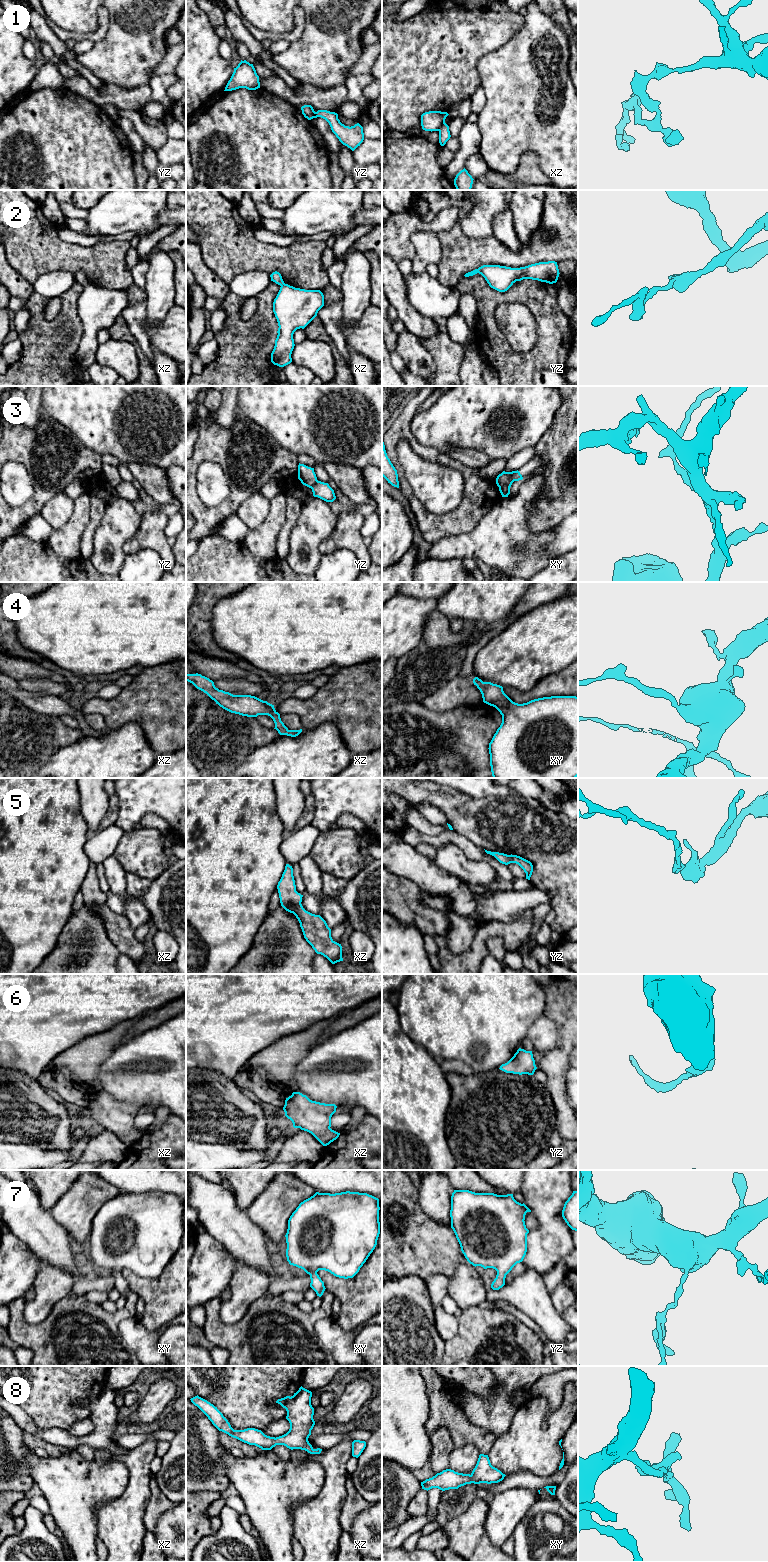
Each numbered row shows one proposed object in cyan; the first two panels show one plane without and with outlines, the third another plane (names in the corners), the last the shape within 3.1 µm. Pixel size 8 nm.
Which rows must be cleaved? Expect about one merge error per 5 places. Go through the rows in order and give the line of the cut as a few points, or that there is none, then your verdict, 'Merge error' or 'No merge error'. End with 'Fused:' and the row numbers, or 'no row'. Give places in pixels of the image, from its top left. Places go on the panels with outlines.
1: Split along xz (444, 121), (438, 130). Merge error
2: No split. No merge error
3: Split along xy (515, 471), (511, 478), (499, 487). Merge error
4: No split. No merge error
5: No split. No merge error
6: No split. No merge error
7: No split. No merge error
8: No split. No merge error
Fused: 1, 3

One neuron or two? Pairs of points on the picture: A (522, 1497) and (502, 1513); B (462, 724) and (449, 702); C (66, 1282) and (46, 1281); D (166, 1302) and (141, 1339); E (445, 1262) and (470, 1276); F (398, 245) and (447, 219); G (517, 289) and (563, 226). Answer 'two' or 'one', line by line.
A: one
B: two
C: one
D: two
E: two
F: one
G: two

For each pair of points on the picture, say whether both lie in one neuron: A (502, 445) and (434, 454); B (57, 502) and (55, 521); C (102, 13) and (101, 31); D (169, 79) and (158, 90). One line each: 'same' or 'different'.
A: different
B: same
C: same
D: same

